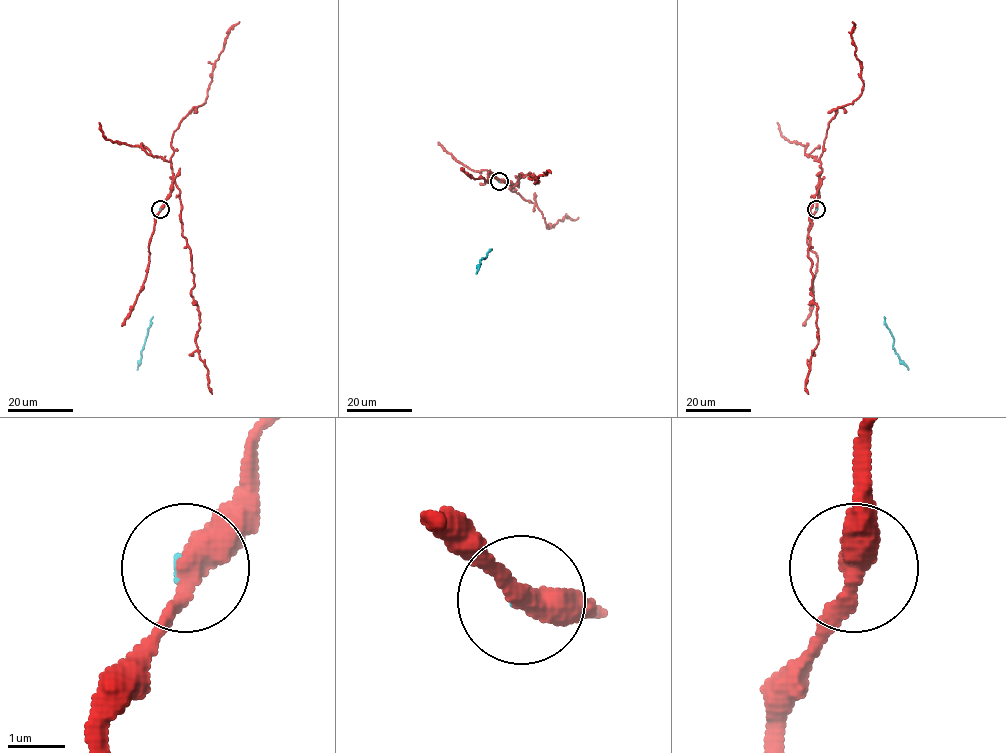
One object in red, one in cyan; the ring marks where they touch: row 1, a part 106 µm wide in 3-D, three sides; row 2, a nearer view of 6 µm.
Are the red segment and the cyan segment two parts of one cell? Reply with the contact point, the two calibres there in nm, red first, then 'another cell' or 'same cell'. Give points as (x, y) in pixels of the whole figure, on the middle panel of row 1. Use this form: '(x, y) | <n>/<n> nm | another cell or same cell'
(499, 181) | 400/70 nm | another cell

